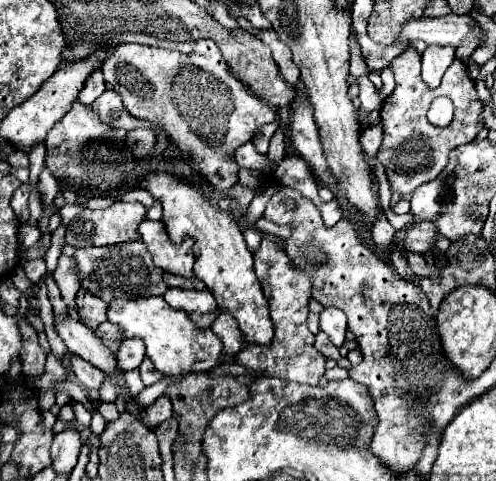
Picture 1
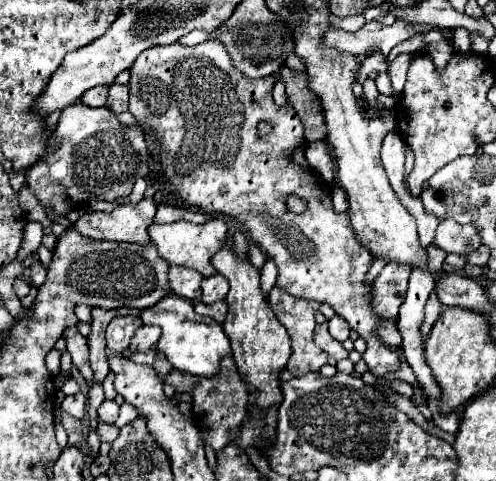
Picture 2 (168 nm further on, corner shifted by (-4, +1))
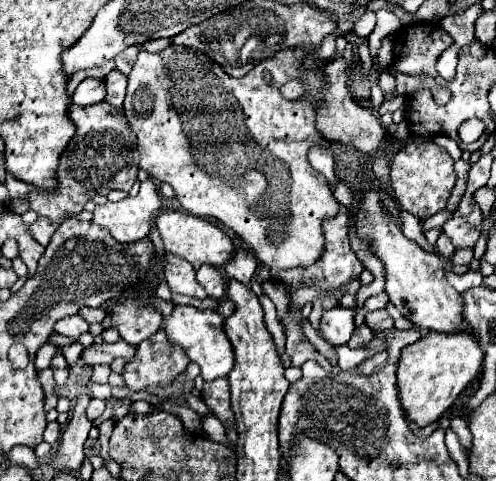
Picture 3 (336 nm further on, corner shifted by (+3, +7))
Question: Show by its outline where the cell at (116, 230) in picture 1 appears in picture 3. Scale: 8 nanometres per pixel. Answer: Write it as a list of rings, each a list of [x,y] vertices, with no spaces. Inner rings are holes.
[[[153,180],[141,182],[137,196],[127,196],[119,202],[95,206],[93,224],[103,226],[119,242],[139,242],[147,236],[155,214],[161,208],[161,196]]]

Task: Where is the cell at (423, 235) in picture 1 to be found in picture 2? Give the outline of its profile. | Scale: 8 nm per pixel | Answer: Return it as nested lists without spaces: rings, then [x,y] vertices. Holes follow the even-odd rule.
[[[448,218],[440,222],[434,244],[444,252],[456,252],[466,256],[480,246],[480,234],[476,226],[460,226],[452,218]]]

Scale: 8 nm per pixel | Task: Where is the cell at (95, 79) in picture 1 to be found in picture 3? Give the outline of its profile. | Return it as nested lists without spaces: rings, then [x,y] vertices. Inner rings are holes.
[[[85,78],[75,94],[73,94],[73,104],[77,106],[91,106],[91,104],[97,104],[105,98],[105,82],[101,78]]]

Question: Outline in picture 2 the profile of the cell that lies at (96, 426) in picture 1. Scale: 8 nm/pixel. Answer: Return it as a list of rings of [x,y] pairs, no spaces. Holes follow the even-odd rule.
[[[124,403],[120,408],[120,416],[116,420],[116,426],[122,428],[122,426],[133,421],[134,419],[142,417],[142,415],[131,404]]]

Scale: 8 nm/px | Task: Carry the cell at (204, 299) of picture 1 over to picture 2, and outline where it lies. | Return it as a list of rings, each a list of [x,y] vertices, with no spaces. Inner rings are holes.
[[[220,274],[214,276],[206,276],[202,282],[202,302],[204,304],[212,304],[216,300],[224,300],[228,294],[228,280]]]

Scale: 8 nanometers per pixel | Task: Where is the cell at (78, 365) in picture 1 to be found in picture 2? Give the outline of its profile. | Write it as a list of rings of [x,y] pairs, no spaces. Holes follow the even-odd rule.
[[[76,326],[64,330],[64,340],[68,344],[74,366],[82,366],[84,362],[88,362],[88,338],[84,338]]]

